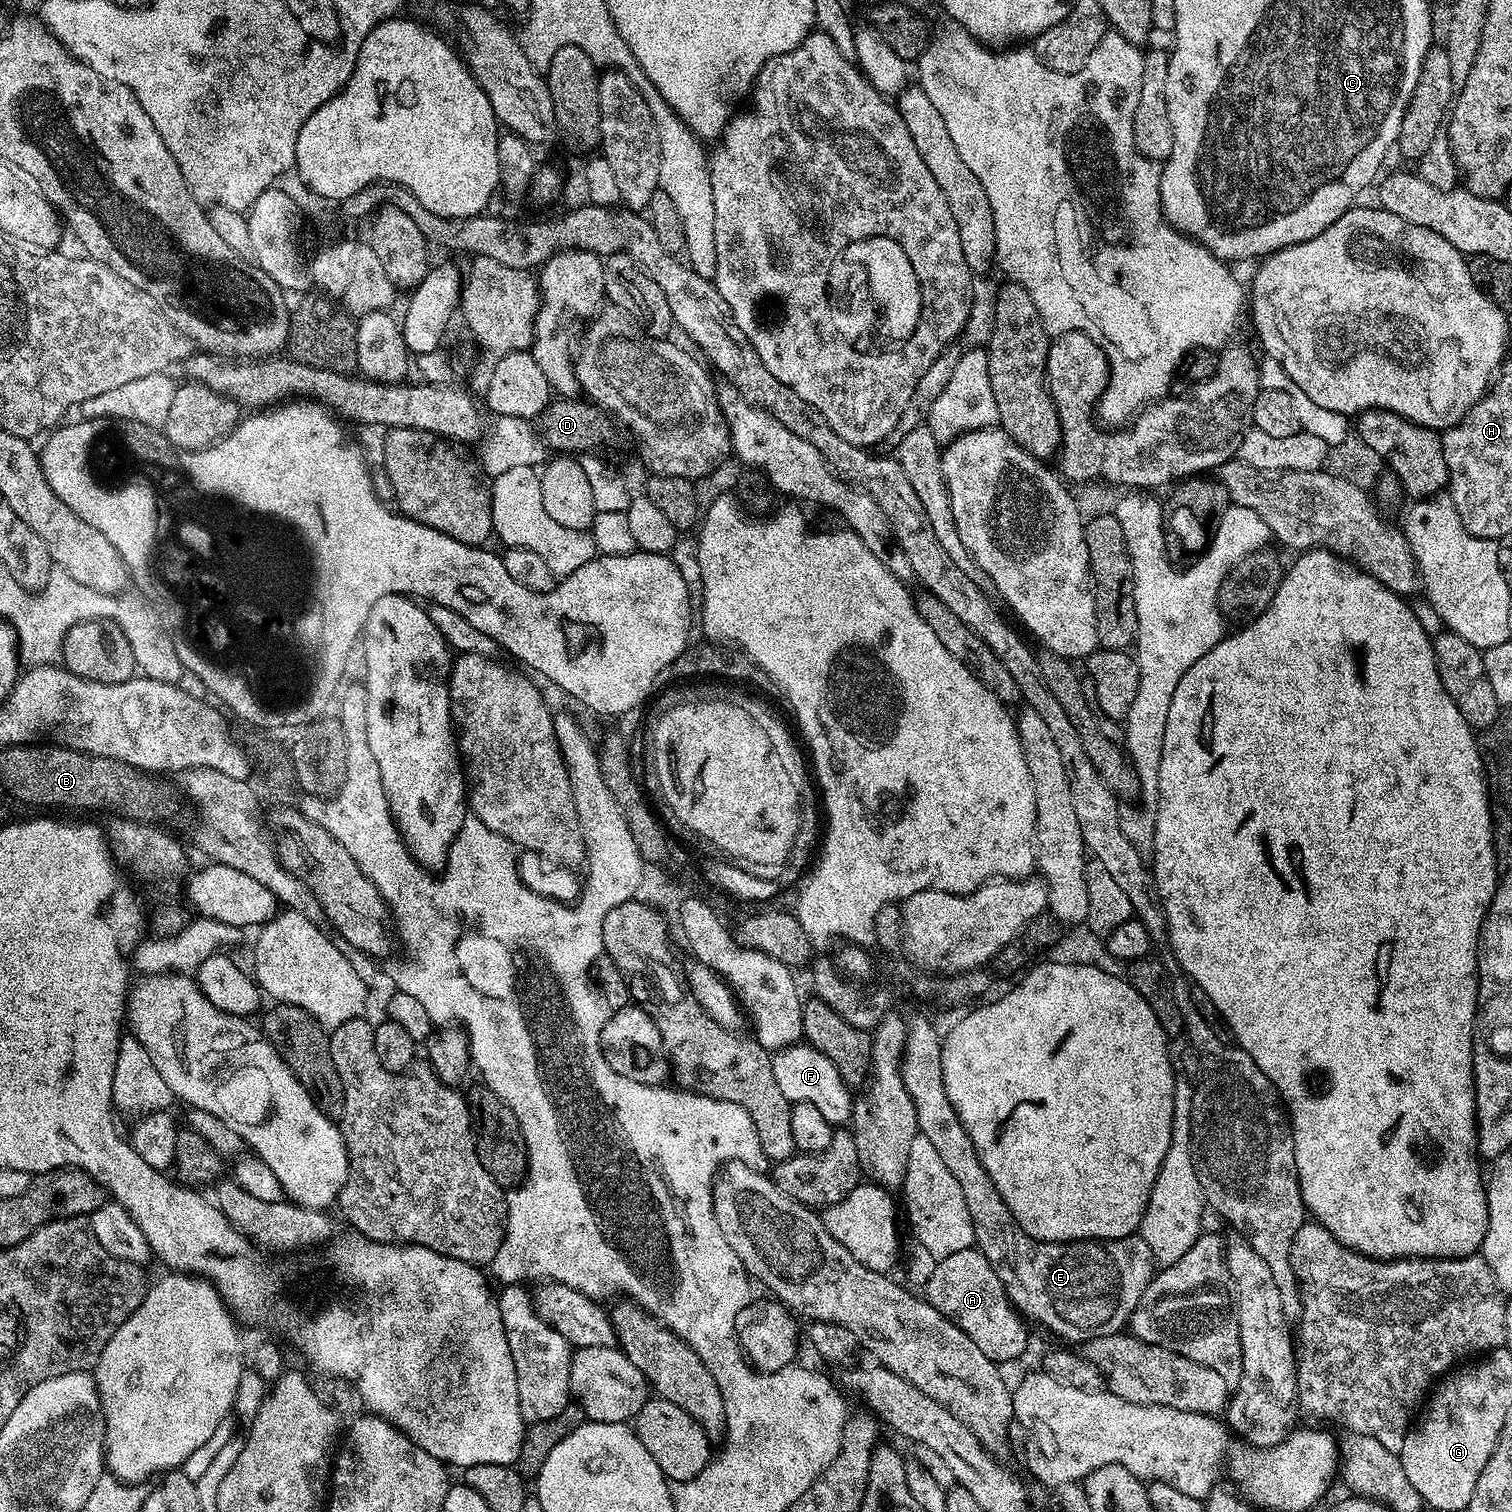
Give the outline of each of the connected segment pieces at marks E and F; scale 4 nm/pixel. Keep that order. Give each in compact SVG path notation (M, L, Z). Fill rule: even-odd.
M924 1016L909 1019L907 1025L908 1040L904 1044L900 1073L914 1102L914 1114L918 1114L919 1135L930 1138L942 1163L954 1174L958 1186L962 1186L966 1210L970 1210L970 1222L974 1222L975 1247L994 1266L1012 1303L1025 1317L1045 1324L1064 1340L1083 1342L1121 1331L1131 1321L1132 1312L1157 1271L1150 1246L1146 1246L1139 1234L1121 1240L1046 1242L1030 1238L1018 1226L1014 1214L1010 1214L1010 1206L998 1194L998 1186L994 1186L990 1174L986 1174L986 1166L982 1166L974 1142L970 1142L970 1134L966 1134L966 1126L962 1126L946 1094L946 1082L942 1082L941 1033L936 1033Z
M801 1042L779 1049L772 1056L772 1069L778 1087L792 1104L810 1102L810 1106L815 1106L822 1117L826 1118L826 1122L833 1126L844 1126L851 1121L853 1093L838 1074L834 1062L830 1062L826 1054L822 1054L811 1044Z

